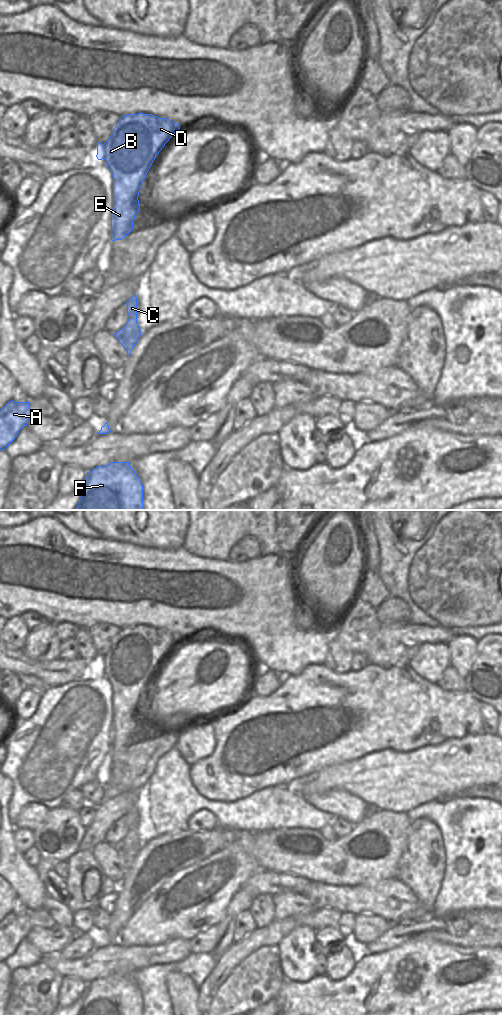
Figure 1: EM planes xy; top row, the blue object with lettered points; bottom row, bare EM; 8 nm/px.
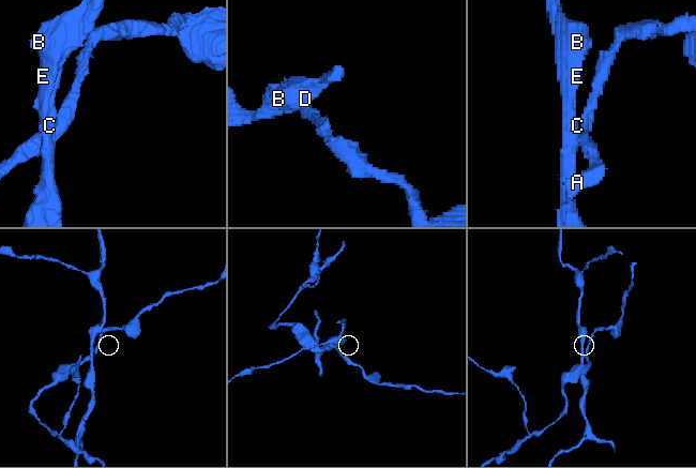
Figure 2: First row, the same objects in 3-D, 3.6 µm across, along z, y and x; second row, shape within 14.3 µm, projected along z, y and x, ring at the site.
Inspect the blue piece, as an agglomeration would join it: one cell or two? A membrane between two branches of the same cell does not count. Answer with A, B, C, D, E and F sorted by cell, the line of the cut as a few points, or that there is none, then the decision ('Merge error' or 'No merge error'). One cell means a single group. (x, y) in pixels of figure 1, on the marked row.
Groups: A / B C D E F. Split along xy (122, 328), (119, 340). Merge error.

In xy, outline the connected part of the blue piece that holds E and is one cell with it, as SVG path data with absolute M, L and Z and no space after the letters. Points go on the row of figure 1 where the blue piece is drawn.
M140 112L121 116L109 139L104 144L97 142L96 157L98 160L105 160L113 177L113 209L111 211L111 240L113 242L122 240L133 230L135 215L140 210L138 196L142 183L156 156L179 129L179 124L172 122L168 118L160 118Z

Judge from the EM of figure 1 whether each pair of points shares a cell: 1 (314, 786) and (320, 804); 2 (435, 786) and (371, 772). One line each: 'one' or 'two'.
1: two
2: one

